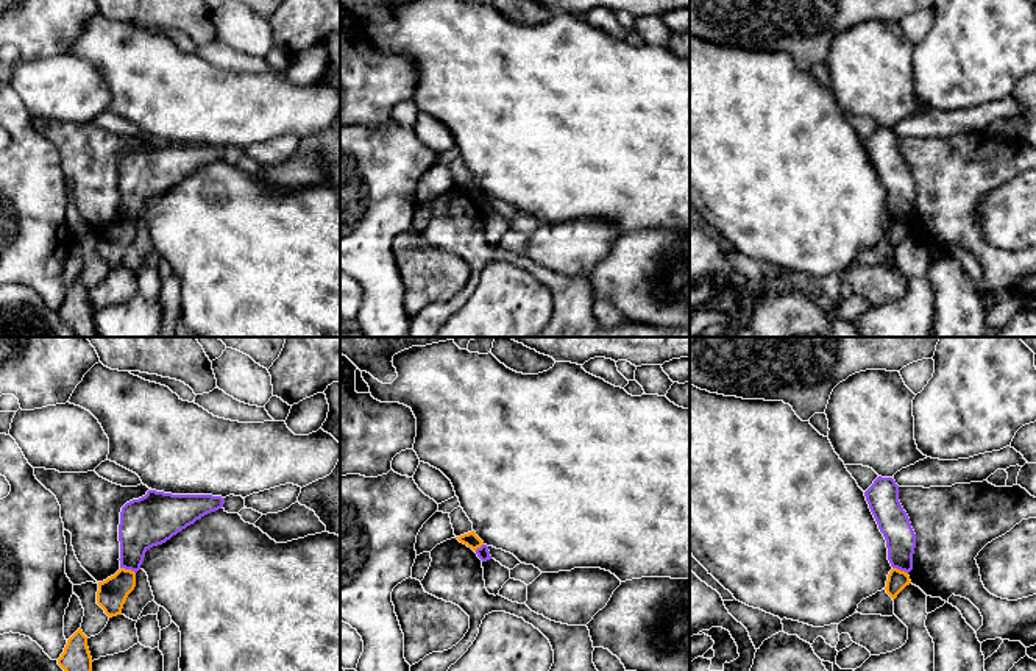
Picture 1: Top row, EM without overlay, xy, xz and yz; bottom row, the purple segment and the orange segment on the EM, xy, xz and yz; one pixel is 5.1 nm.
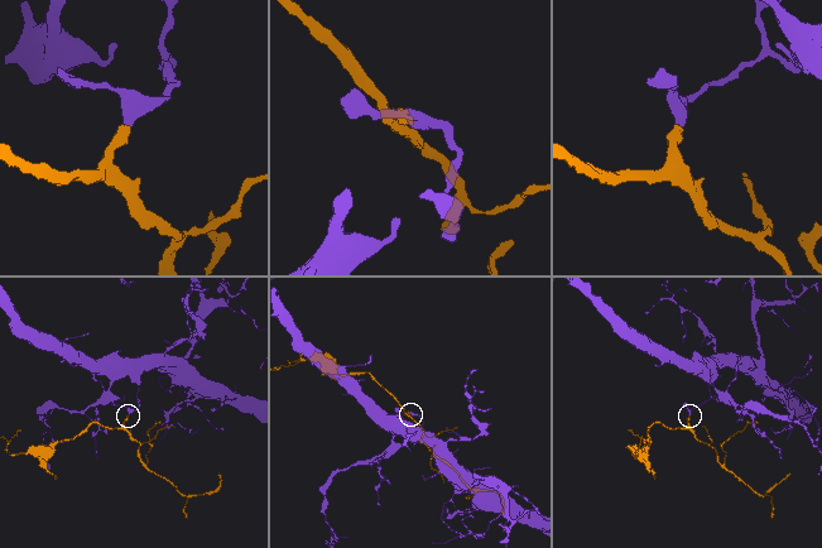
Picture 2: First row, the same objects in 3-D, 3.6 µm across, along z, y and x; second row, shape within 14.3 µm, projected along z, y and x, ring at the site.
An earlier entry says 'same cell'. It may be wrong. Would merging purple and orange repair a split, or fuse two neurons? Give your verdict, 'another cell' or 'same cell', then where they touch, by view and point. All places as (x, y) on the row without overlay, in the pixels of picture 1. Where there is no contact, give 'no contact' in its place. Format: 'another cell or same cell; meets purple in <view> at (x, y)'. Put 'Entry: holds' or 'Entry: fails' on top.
Entry: fails
another cell; meets purple in xy at (128, 219)

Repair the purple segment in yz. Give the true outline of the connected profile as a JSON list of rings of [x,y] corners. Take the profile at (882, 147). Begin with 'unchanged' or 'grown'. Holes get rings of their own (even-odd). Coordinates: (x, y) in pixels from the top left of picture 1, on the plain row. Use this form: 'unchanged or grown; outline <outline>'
unchanged; outline [[[878,126],[864,142],[864,147],[886,190],[891,217],[910,223],[913,220],[916,184],[899,151],[899,136],[892,128]]]

